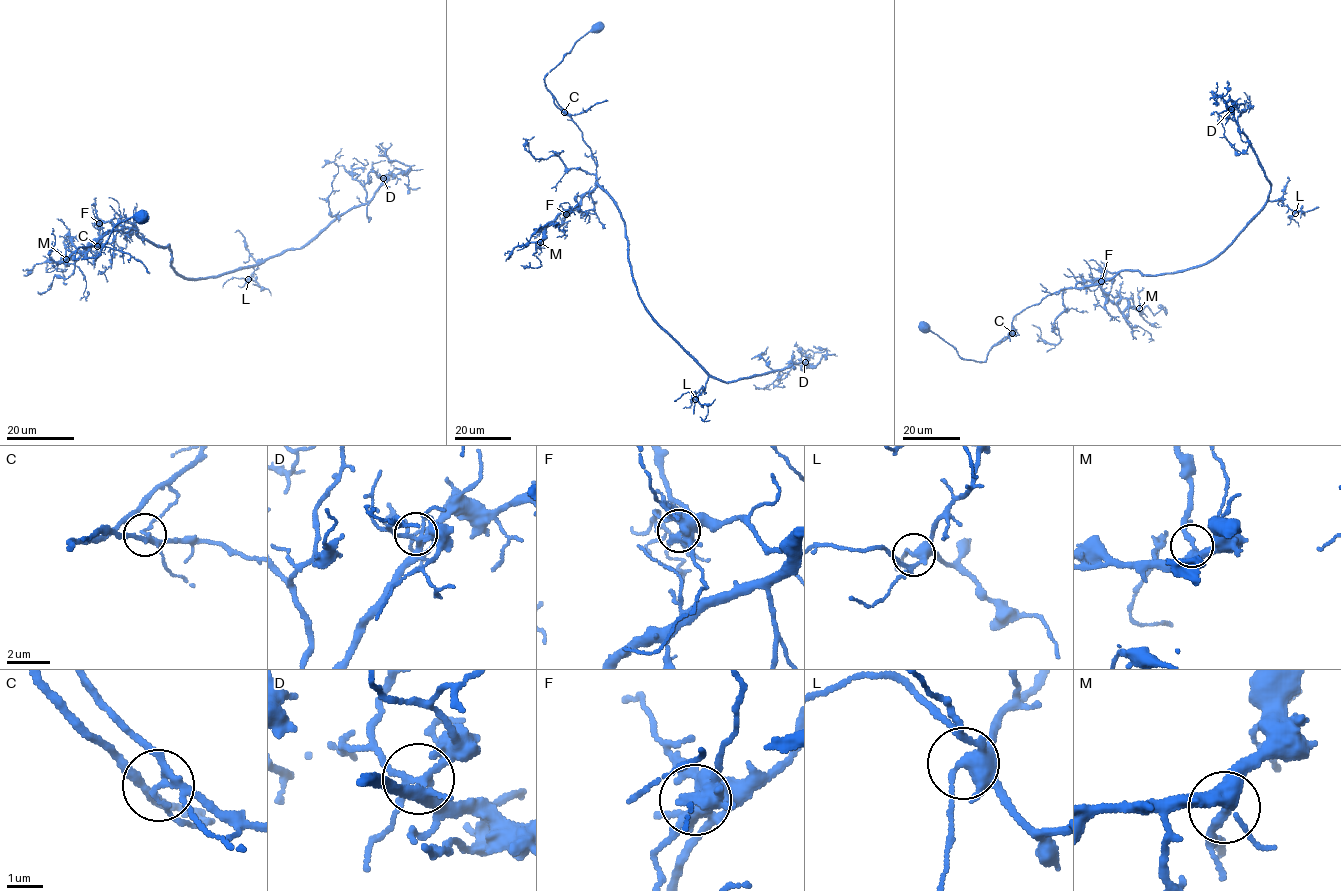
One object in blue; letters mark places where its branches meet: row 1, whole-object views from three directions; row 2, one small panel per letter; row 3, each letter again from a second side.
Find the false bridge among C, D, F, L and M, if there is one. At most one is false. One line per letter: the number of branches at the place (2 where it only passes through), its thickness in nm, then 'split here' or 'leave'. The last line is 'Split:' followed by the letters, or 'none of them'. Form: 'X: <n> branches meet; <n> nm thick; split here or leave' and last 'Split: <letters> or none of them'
C: 4 branches meet; 160 nm thick; split here
D: 7 branches meet; 240 nm thick; leave
F: 5 branches meet; 480 nm thick; leave
L: 5 branches meet; 340 nm thick; leave
M: 4 branches meet; 280 nm thick; leave
Split: C

